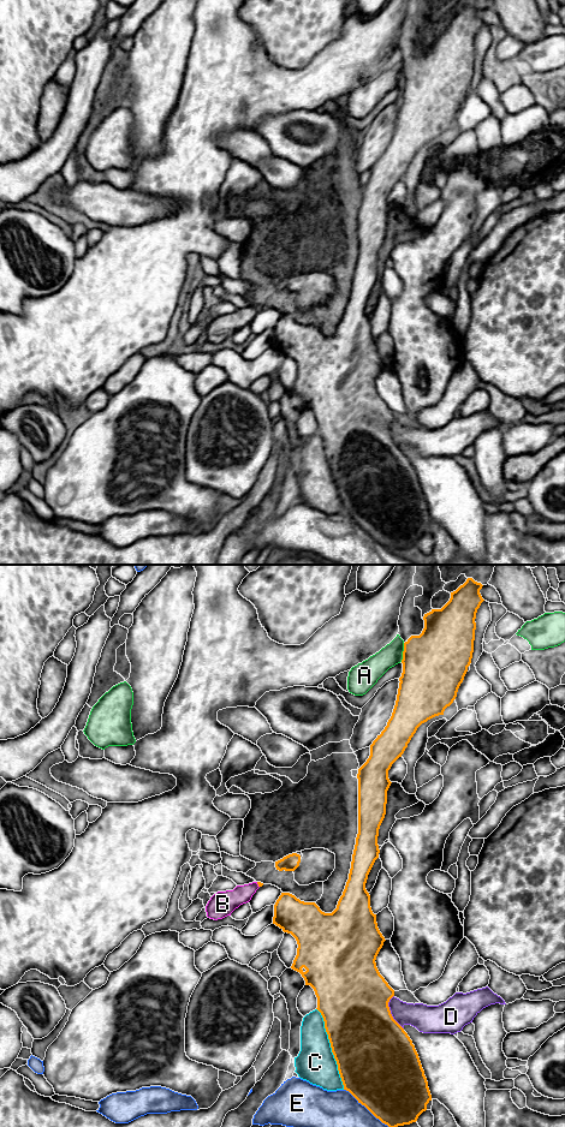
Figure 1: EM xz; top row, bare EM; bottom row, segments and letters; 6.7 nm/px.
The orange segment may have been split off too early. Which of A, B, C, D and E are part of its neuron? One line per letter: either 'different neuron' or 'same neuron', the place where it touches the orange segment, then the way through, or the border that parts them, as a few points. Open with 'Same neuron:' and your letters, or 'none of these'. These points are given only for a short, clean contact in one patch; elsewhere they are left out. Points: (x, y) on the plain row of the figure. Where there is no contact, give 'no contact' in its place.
Same neuron: none of these
A: different neuron | xz (403, 76)
B: different neuron | xz (257, 306) | along xz (256, 305), (259, 310)
C: different neuron | xz (332, 472)
D: different neuron | xz (390, 435)
E: different neuron | xz (368, 532)

